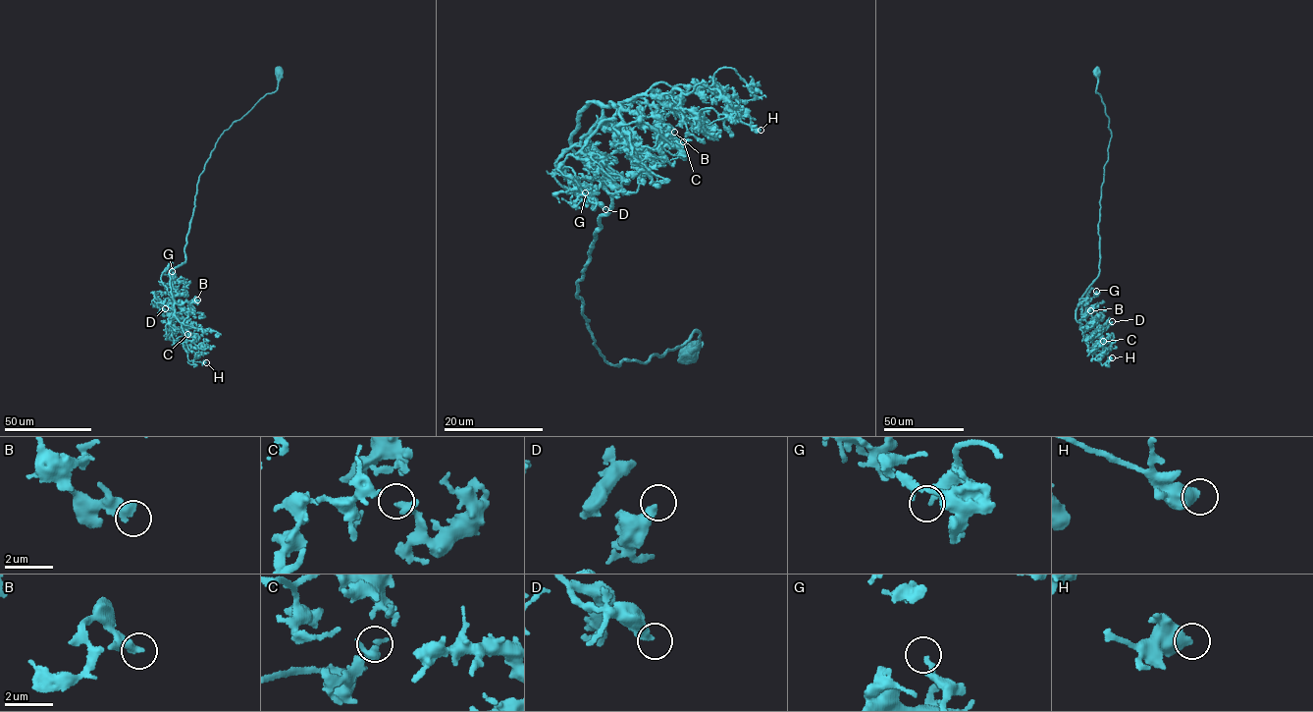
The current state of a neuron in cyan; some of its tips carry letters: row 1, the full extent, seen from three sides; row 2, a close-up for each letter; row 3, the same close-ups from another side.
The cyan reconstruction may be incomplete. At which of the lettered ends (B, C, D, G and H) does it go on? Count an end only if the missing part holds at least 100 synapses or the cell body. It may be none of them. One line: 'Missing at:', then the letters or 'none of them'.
Missing at: none of them

